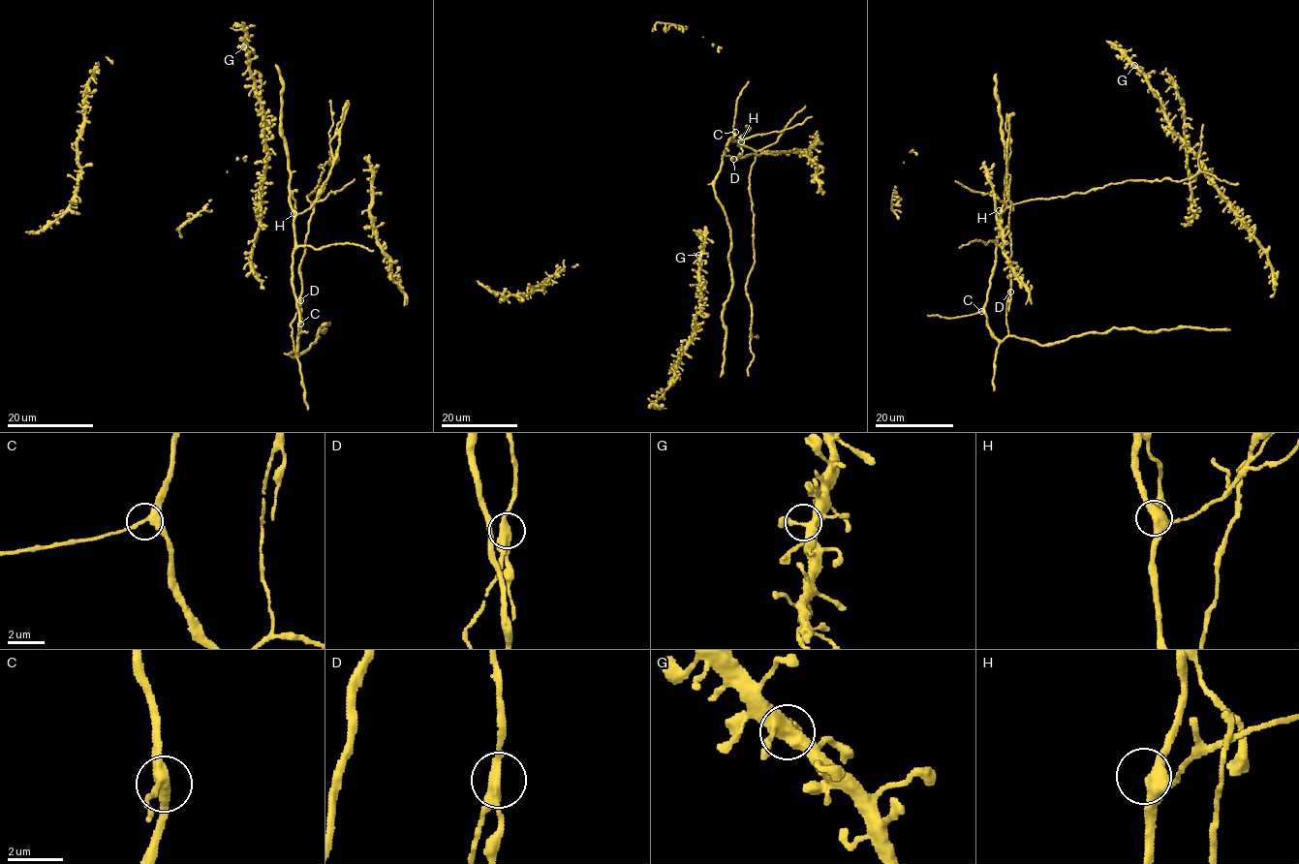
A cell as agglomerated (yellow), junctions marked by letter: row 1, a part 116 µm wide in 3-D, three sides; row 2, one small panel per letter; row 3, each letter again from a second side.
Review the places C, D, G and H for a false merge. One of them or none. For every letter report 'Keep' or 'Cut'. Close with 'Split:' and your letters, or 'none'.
C: Keep
D: Cut
G: Keep
H: Keep
Split: D

